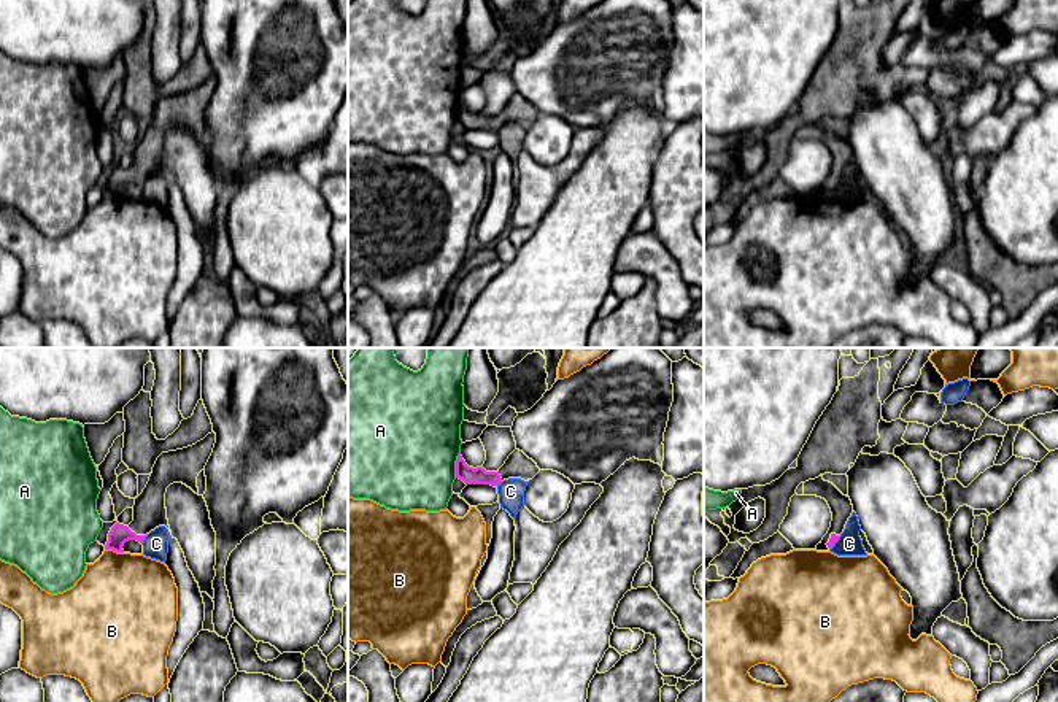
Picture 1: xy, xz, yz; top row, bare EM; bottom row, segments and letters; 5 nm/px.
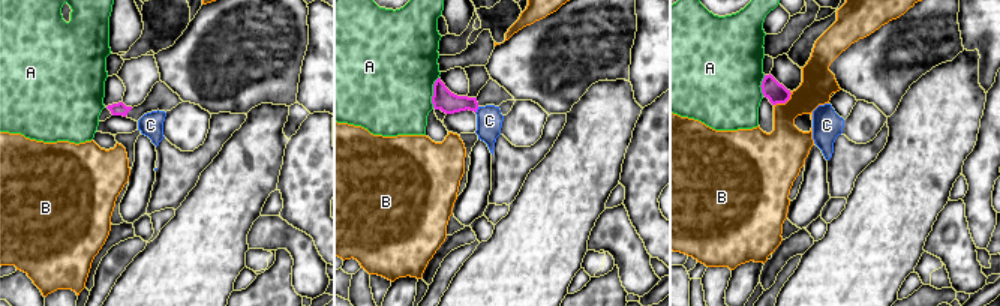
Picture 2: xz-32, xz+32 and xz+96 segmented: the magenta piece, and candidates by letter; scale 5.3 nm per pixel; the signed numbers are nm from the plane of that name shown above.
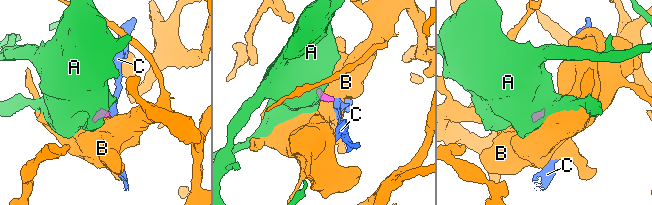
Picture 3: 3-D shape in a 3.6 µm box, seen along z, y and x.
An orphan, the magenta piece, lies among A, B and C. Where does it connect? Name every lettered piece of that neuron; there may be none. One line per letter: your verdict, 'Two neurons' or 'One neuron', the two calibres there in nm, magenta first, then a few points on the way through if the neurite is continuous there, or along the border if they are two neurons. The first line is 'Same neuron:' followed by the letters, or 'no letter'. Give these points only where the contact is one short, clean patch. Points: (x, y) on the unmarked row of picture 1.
Same neuron: no letter
A: Two neurons. Thickness 90 nm (magenta) against 500 nm. Boundary: xz (459, 96), (455, 121)
B: Two neurons. Thickness 100 nm (magenta) against 460 nm. Boundary: xy (105, 192), (123, 197)
C: Two neurons. Thickness 100 nm (magenta) against 130 nm. Boundary: xy (146, 180), (142, 188)

